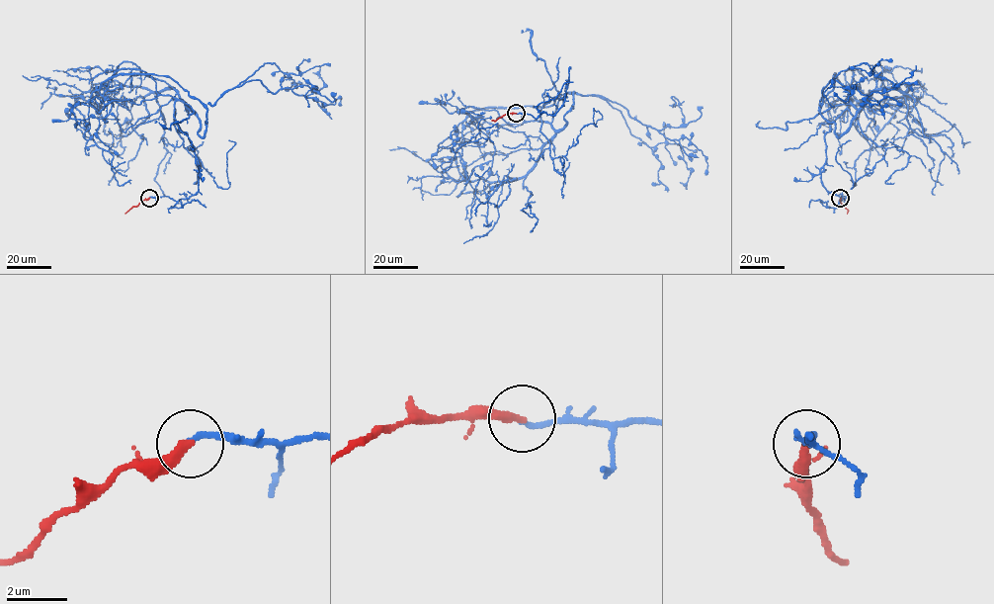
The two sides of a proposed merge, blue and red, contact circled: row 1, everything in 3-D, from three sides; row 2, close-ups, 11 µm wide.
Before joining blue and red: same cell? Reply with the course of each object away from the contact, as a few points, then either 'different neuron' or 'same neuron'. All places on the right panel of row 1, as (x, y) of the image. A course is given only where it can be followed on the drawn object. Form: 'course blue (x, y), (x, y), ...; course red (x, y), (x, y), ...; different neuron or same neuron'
course blue (840, 197), (821, 180), (824, 134), (849, 101), (857, 110), (838, 136), (822, 89), (884, 93), (915, 65); course red (840, 198), (847, 214); same neuron

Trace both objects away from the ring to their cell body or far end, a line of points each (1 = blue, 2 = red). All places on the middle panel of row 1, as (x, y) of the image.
1: (516, 113), (553, 115), (565, 94), (539, 112), (560, 129), (573, 92), (607, 98), (680, 146), (686, 188)
2: (516, 113), (491, 120)

